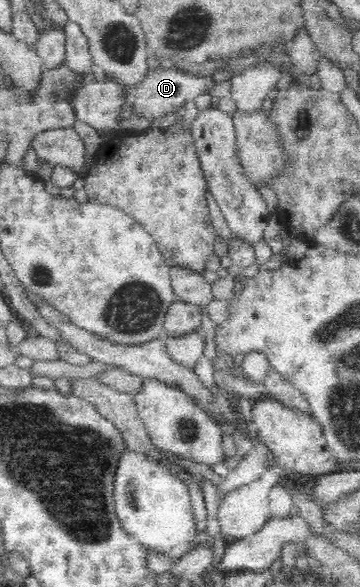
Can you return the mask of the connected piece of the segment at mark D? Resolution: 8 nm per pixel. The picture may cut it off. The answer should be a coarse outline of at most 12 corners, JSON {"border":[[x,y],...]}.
{"border":[[174,65],[120,84],[122,105],[150,123],[216,82]]}

